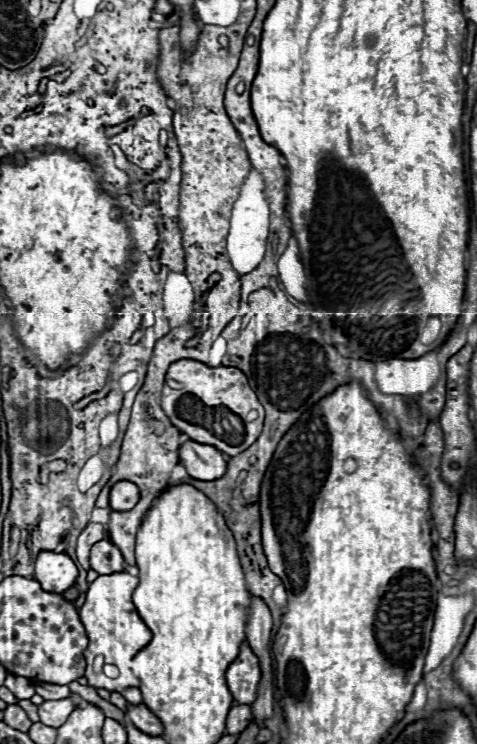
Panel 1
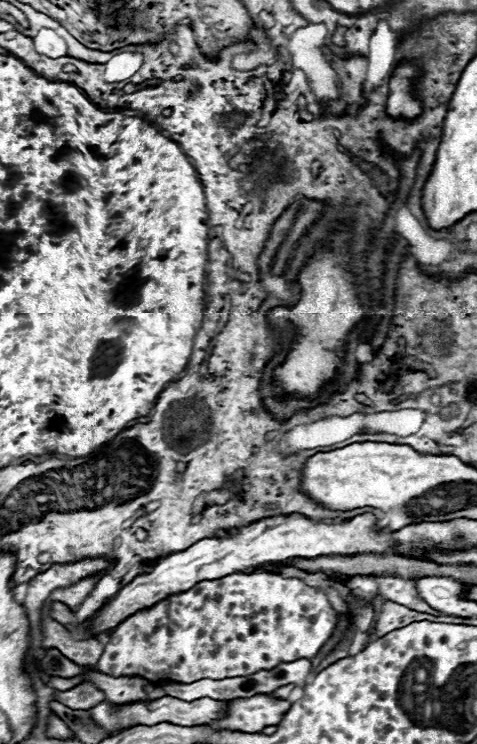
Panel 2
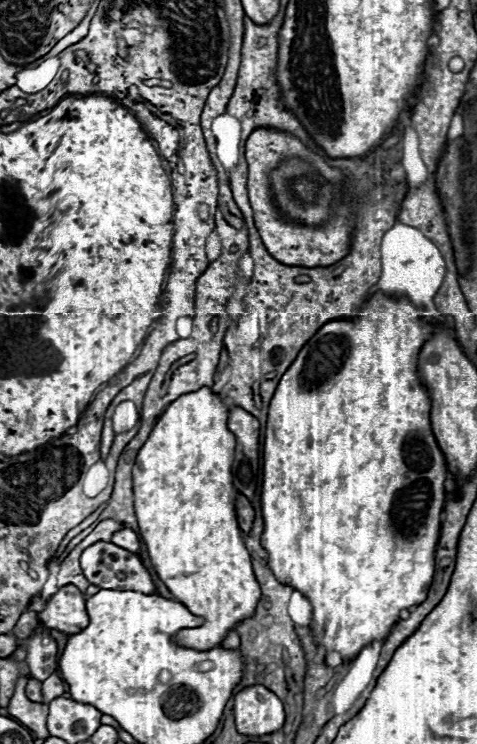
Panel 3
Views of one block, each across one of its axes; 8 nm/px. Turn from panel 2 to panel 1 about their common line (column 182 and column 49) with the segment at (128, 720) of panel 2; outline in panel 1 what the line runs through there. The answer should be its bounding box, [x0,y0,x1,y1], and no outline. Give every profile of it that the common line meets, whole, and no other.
[38,698,76,728]

